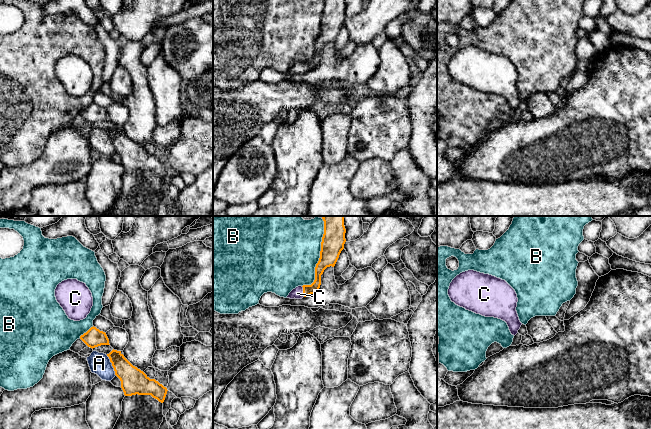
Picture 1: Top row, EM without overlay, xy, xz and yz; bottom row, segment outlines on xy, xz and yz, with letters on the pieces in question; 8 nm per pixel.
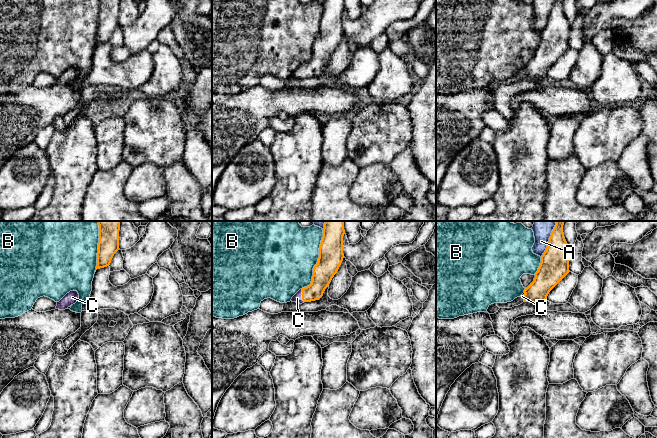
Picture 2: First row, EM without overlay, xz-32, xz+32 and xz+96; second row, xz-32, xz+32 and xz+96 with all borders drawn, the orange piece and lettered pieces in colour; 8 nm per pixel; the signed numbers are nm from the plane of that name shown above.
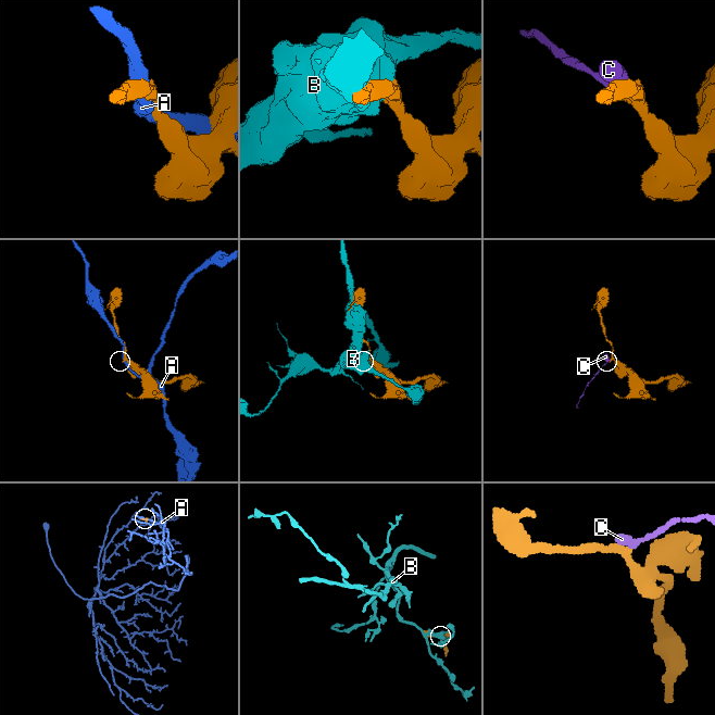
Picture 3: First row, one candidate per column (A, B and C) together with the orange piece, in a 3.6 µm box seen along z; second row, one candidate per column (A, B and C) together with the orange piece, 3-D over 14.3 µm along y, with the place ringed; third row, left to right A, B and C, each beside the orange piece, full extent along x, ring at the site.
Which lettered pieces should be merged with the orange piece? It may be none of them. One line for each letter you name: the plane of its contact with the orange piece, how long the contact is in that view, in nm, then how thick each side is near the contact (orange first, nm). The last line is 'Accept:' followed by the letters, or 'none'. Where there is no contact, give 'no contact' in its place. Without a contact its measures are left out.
C: xz | 90 nm | 80/90 nm
Accept: C

